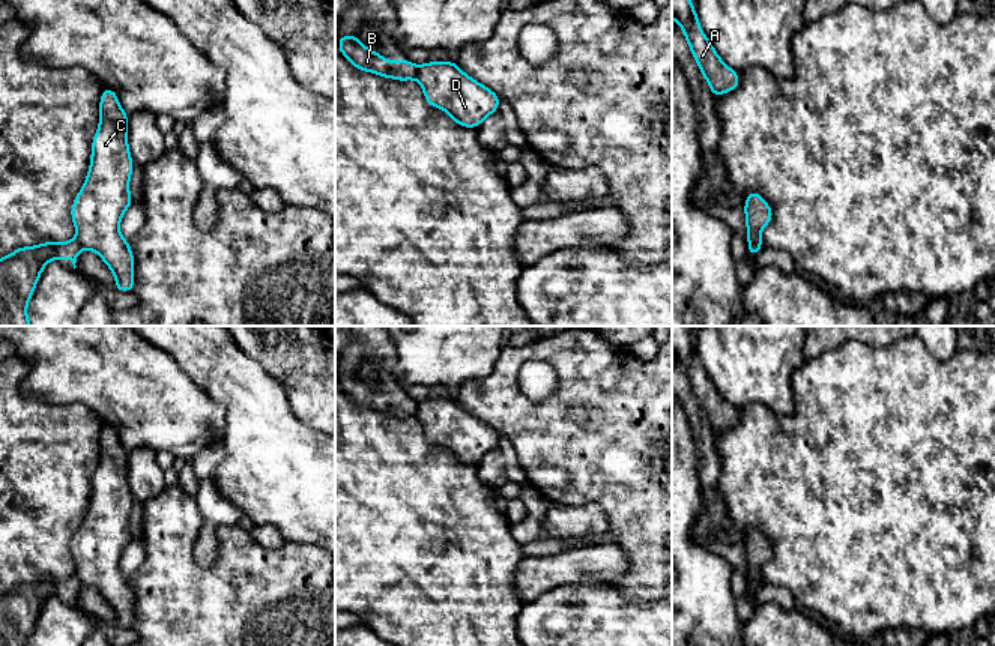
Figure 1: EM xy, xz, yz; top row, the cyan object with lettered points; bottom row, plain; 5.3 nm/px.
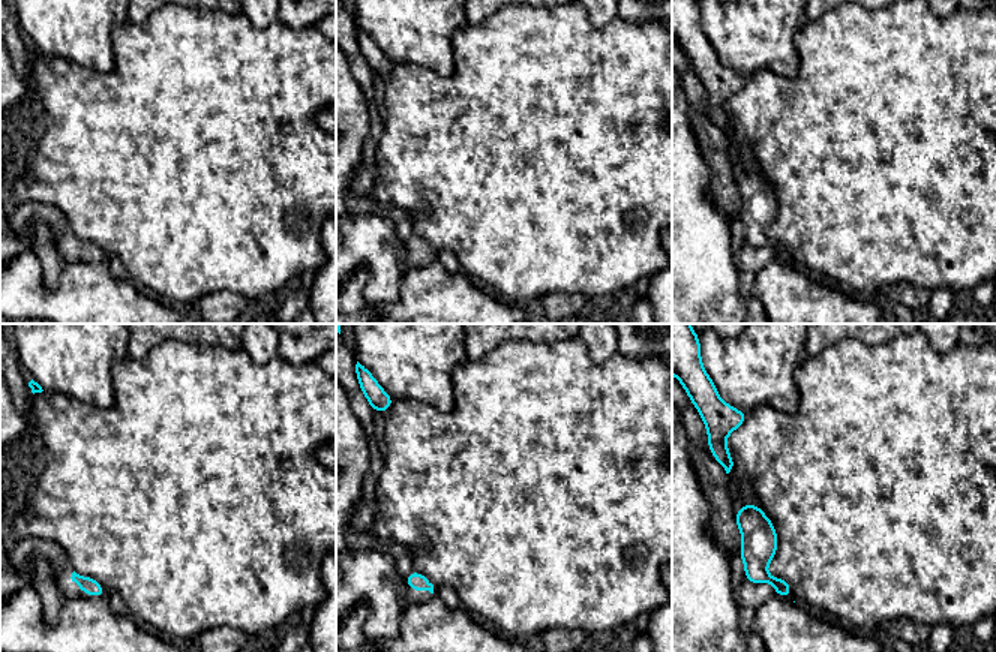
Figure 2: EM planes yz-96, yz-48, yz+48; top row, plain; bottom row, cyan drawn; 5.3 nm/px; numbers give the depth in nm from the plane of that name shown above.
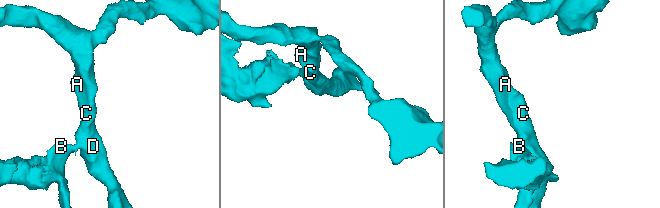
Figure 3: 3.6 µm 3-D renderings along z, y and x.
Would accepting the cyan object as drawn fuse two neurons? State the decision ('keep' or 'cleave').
cleave

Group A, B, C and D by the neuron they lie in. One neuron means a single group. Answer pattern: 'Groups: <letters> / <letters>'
Groups: A C D / B

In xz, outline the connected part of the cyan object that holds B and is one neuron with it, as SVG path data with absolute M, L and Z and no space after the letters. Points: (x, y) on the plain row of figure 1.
M338 373L338 385L356 406L398 418L412 416L415 412L416 403L412 398L383 397L382 389L374 389L364 383L358 373Z

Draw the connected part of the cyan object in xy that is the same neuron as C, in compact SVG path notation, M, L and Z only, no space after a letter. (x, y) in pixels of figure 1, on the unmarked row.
M105 422L89 509L72 539L71 554L80 586L99 590L116 613L117 628L134 626L134 592L119 566L125 547L134 539L129 532L132 503L128 451L117 431Z

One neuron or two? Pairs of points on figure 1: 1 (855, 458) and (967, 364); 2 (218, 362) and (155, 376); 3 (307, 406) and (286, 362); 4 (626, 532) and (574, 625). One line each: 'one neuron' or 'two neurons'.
1: one neuron
2: two neurons
3: one neuron
4: two neurons

